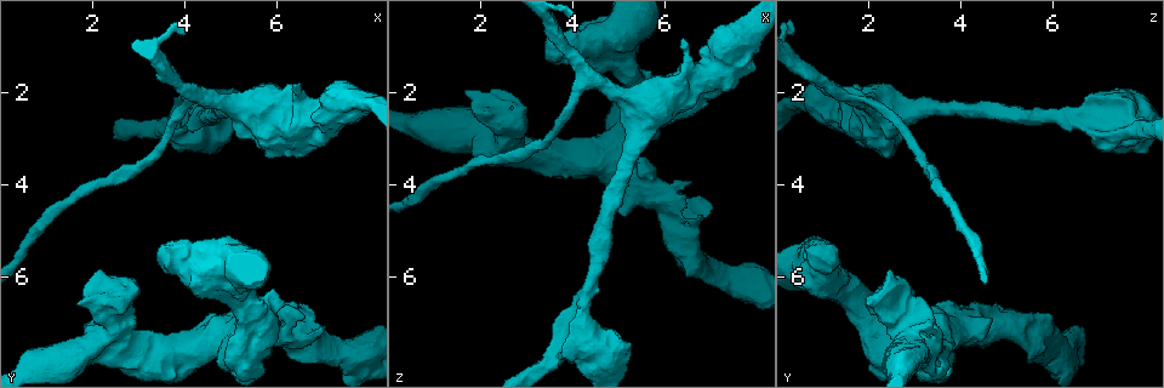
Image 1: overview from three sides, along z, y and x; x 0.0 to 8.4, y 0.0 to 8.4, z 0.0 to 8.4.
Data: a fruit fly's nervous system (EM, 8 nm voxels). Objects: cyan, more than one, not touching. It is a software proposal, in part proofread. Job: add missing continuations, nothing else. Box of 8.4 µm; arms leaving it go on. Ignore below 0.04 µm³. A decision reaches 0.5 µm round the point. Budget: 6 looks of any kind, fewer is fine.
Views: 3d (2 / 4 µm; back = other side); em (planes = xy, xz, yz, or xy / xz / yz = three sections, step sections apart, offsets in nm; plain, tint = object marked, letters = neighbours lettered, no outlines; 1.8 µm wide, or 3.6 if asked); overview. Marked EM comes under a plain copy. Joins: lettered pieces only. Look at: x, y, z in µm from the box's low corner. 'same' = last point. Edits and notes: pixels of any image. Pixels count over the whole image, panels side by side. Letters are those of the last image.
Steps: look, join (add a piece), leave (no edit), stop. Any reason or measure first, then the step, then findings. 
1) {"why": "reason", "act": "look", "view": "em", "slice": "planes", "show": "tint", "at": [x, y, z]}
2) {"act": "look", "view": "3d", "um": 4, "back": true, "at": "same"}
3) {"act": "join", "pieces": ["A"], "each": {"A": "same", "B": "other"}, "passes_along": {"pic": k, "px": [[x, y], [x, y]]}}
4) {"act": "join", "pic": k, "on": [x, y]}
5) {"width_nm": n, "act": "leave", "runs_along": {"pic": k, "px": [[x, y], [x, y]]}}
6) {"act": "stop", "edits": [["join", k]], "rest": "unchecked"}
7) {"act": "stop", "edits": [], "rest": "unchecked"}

{"why": "calibre changes", "act": "look", "view": "em", "um": 3.6, "slice": "planes", "show": "letters", "at": [3.60, 2.80, 7.80]}

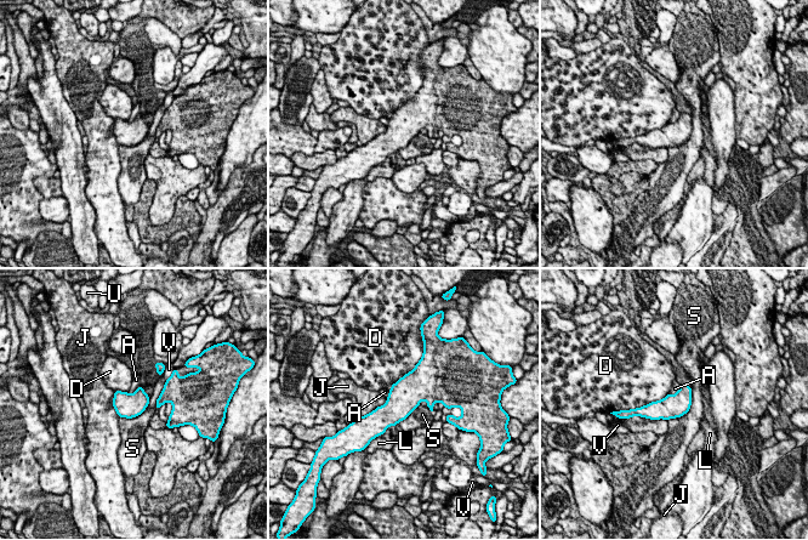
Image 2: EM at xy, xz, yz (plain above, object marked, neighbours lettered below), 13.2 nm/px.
{"act": "leave", "each": {"A": "other", "D": "other", "J": "other", "L": "other", "S": "other", "U": "other", "V": "other"}, "border": {"pic": 2, "px": [[681, 385], [675, 393], [669, 393]]}, "found": "none of them fits"}

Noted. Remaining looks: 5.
{"why": "abrupt turn", "act": "look", "view": "em", "slice": "planes", "show": "tint", "at": [7.75, 8.00, 6.30]}

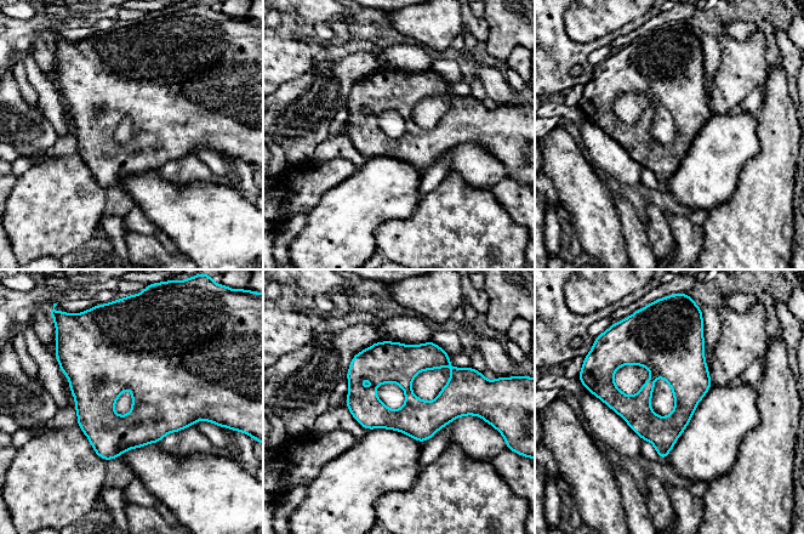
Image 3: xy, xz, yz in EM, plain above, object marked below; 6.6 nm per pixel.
{"act": "look", "view": "em", "slice": "planes", "show": "letters", "at": "same"}

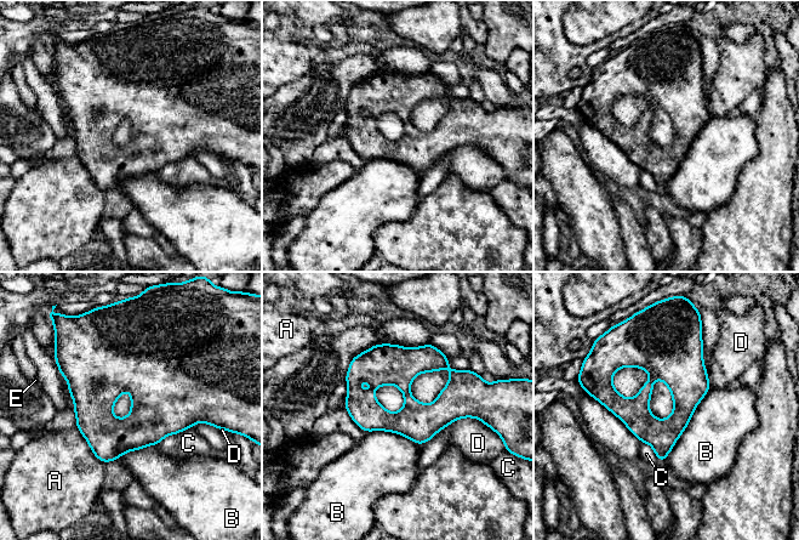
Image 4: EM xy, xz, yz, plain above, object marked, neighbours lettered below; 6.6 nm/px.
{"act": "leave", "each": {"A": "other", "B": "other", "C": "other", "D": "other", "E": "other"}, "border": {"pic": 4, "px": [[711, 387], [661, 462]]}, "found": "none of them fits"}

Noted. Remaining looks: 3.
{"why": "sudden change in width", "act": "look", "view": "3d", "um": 4, "at": [2.40, 6.60, 2.55]}

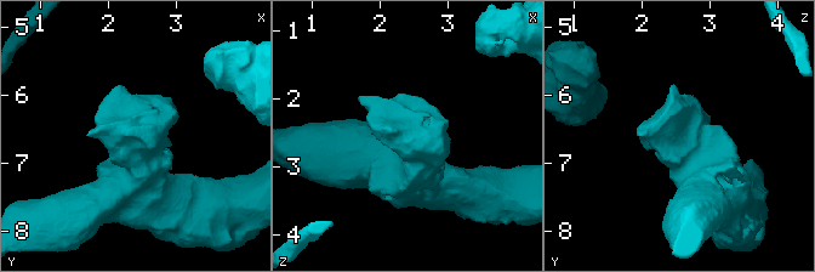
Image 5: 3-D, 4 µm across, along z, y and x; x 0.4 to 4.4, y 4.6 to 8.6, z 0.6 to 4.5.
{"act": "look", "view": "em", "slice": "yz", "step": 4, "show": "tint", "at": [2.50, 6.55, 2.50]}

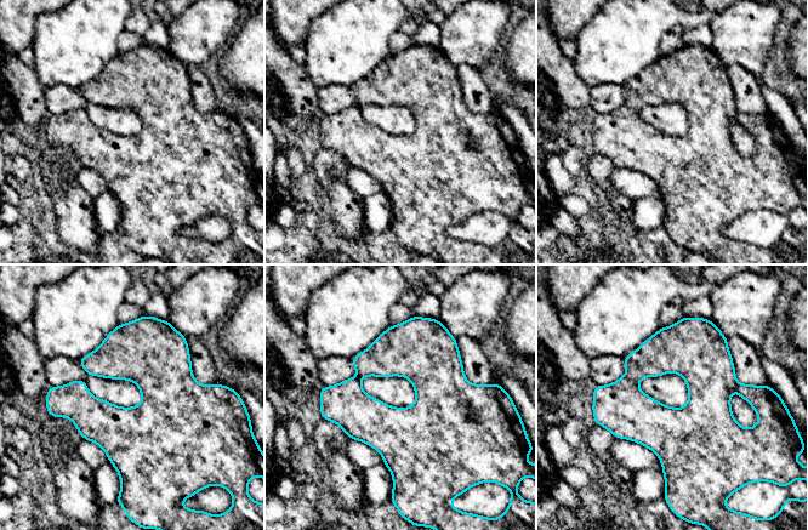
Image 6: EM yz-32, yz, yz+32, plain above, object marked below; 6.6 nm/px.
{"act": "look", "view": "em", "slice": "planes", "show": "letters", "at": "same"}

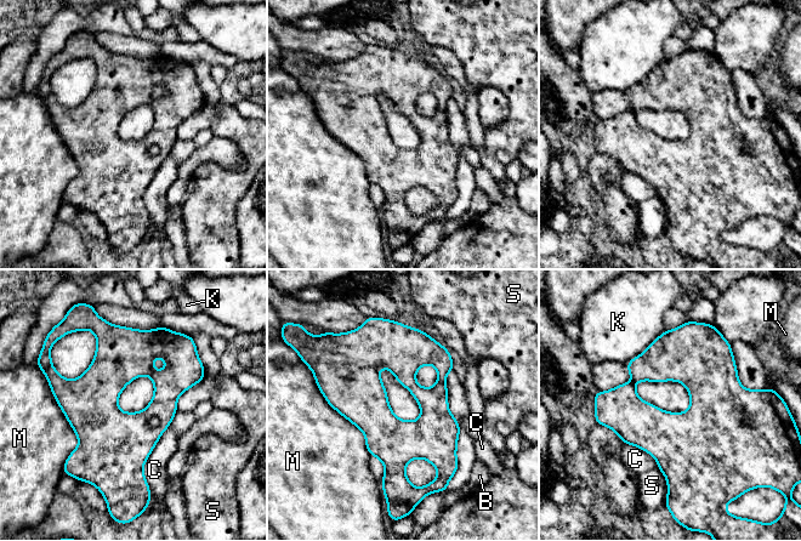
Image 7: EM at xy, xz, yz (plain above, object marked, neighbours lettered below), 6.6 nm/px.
{"act": "leave", "each": {"B": "other", "C": "other", "K": "other", "M": "other", "S": "other"}, "found": "no lettered piece goes on from it"}

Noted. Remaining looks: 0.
{"act": "stop", "edits": [], "rest": "unchecked"}

